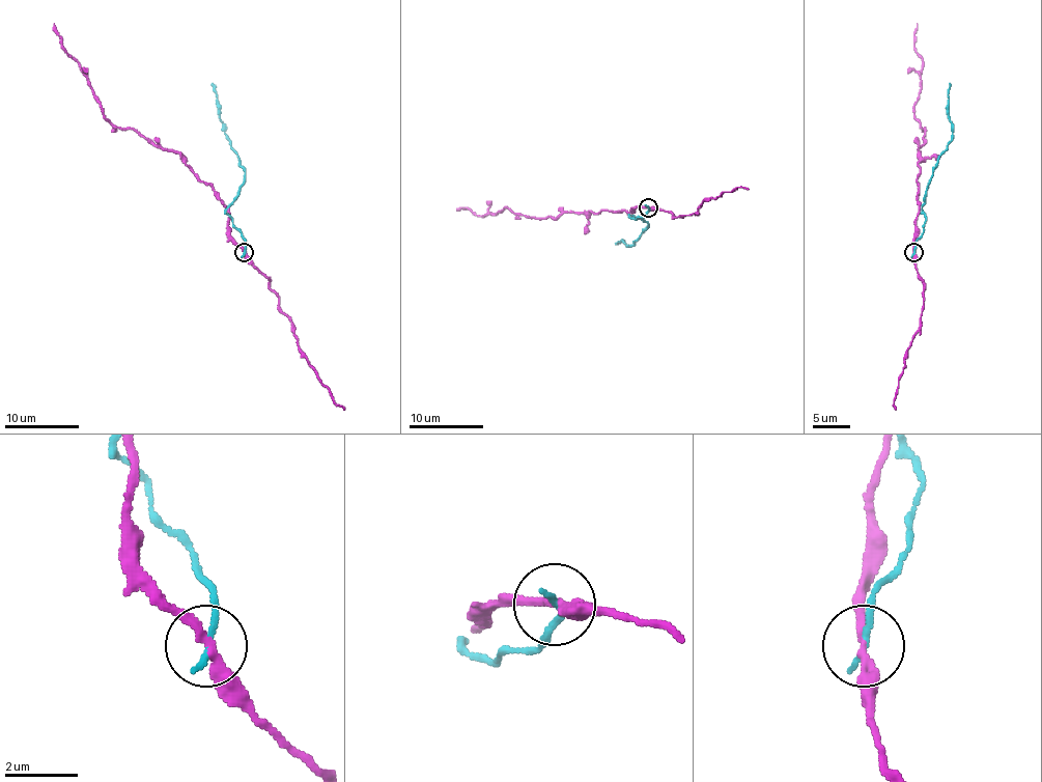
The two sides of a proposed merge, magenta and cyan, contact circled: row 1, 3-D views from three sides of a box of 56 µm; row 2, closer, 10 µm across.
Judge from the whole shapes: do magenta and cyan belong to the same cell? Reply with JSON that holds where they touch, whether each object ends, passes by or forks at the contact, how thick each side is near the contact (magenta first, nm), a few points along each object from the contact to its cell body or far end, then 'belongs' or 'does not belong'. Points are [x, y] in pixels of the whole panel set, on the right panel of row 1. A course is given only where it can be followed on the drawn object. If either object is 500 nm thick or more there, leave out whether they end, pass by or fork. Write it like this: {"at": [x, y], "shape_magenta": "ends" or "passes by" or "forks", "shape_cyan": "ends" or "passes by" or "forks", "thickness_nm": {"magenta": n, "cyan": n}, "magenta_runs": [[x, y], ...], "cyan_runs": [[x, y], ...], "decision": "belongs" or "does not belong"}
{"at": [913, 252], "shape_magenta": "passes by", "shape_cyan": "ends", "thickness_nm": {"magenta": 240, "cyan": 200}, "magenta_runs": [[913, 252], [919, 147], [925, 142], [925, 129], [913, 116], [923, 64], [913, 47], [918, 23]], "cyan_runs": [[913, 252], [925, 224], [921, 205], [932, 168], [947, 147], [953, 133], [949, 120], [949, 83]], "decision": "does not belong"}

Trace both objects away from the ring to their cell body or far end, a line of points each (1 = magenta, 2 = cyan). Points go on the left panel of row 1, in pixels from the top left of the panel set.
1: (245, 252), (210, 185), (177, 154), (105, 116), (54, 23)
2: (245, 252), (246, 241), (226, 212), (245, 179), (245, 168), (220, 120), (220, 105), (213, 83)

